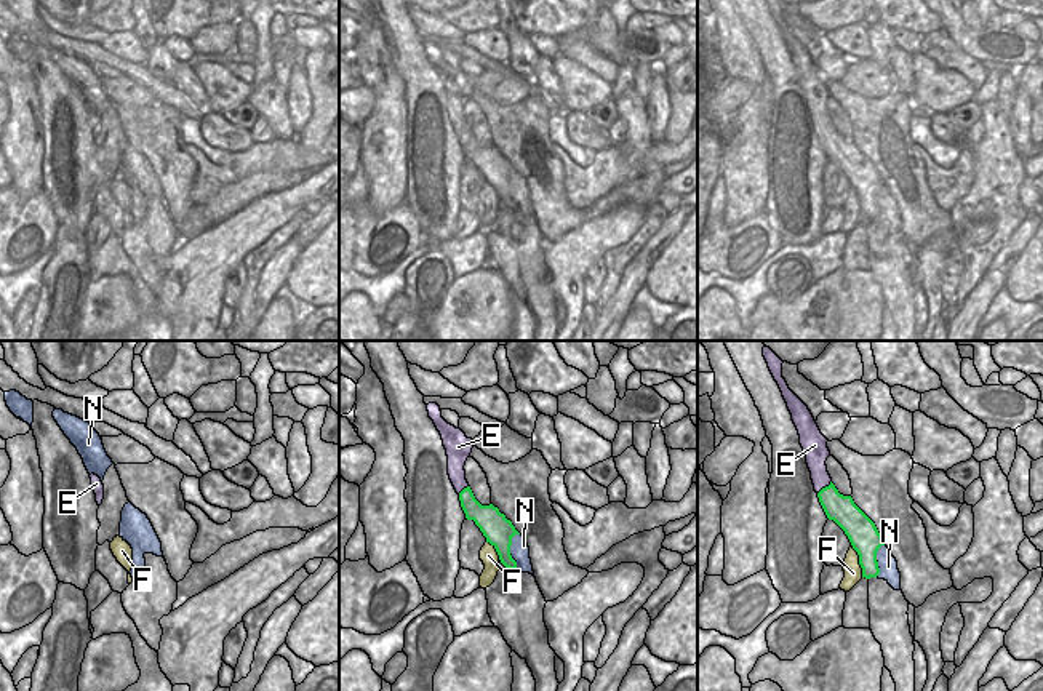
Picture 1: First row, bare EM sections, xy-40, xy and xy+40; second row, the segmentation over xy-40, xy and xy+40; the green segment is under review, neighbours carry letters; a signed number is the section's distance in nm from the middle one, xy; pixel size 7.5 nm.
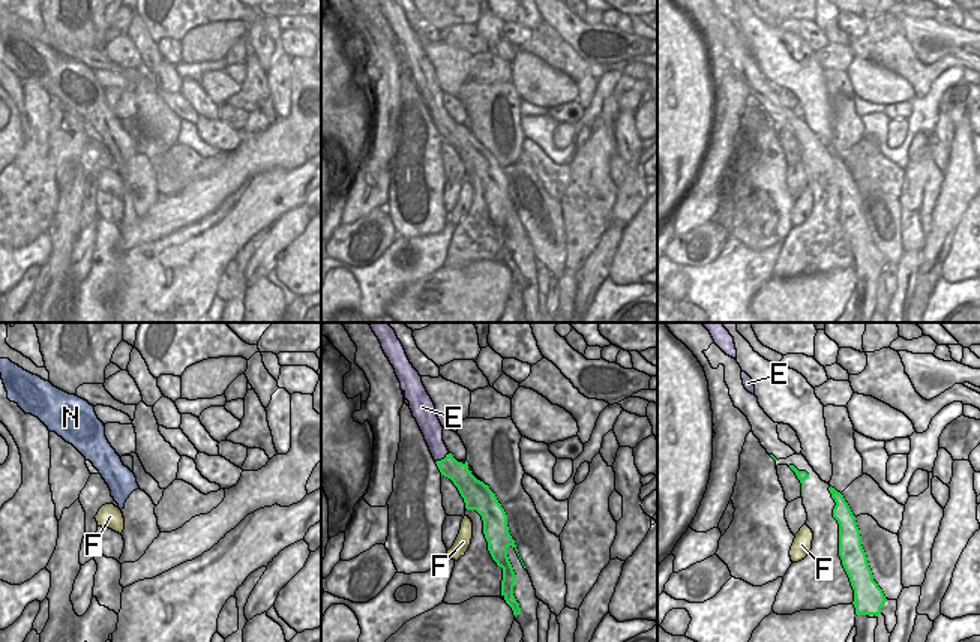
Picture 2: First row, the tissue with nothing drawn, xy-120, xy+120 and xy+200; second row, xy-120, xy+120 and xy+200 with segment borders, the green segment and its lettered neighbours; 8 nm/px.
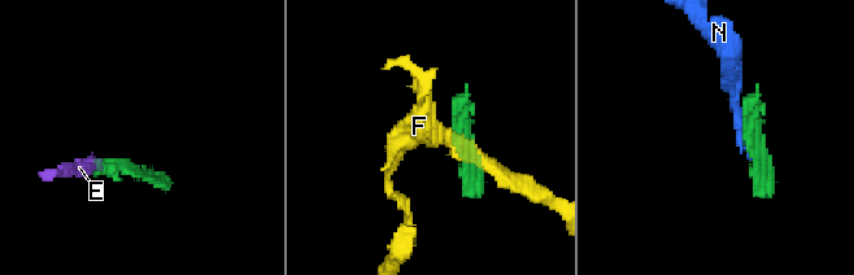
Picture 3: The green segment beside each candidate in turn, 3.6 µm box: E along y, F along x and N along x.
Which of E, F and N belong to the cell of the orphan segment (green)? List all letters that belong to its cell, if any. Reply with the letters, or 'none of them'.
E

